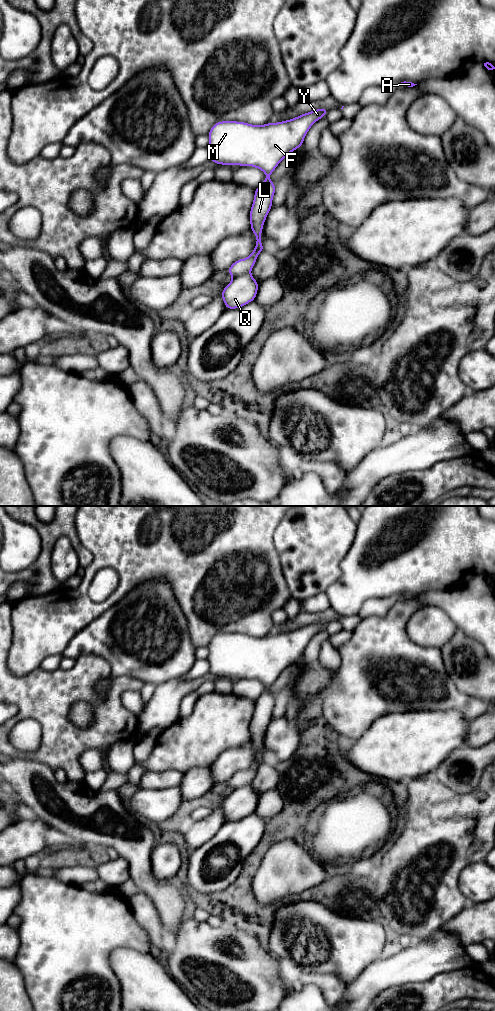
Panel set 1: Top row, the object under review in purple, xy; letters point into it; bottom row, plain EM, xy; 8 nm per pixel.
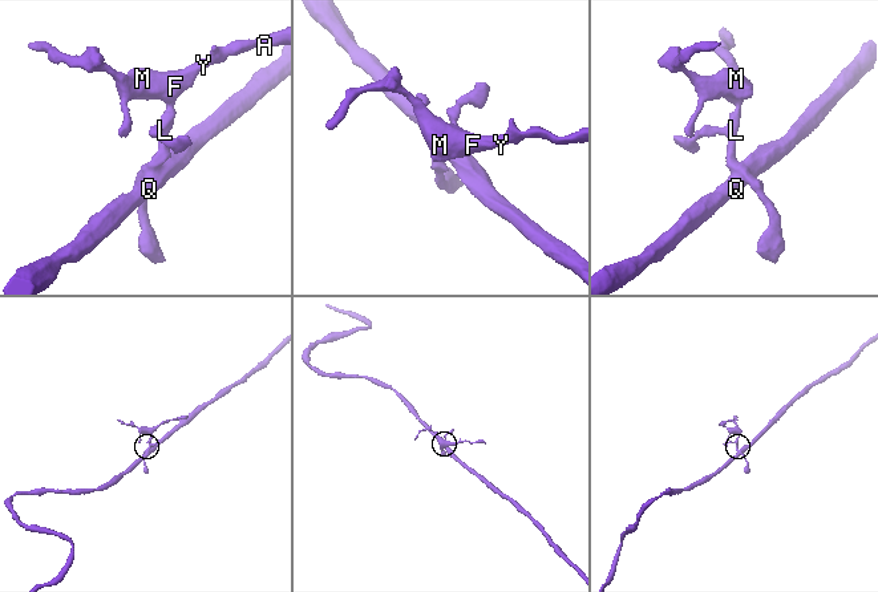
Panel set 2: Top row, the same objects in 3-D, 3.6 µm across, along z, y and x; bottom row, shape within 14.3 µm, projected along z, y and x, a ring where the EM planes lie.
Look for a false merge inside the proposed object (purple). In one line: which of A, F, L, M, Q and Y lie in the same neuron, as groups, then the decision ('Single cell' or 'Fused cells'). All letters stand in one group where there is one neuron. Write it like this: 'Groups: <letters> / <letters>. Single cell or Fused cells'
Groups: A F L M Y / Q. Fused cells

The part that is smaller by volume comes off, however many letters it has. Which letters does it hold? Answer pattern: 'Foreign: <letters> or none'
Foreign: A, F, L, M, Y

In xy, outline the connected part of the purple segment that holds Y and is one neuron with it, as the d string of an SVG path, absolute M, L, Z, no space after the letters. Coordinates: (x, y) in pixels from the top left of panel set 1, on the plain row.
M318 620L293 631L264 637L252 637L239 633L219 633L209 645L209 672L220 677L253 678L266 686L266 691L255 701L254 712L250 721L250 740L256 748L256 758L250 768L236 772L226 783L234 789L248 785L254 779L258 767L266 761L262 758L262 740L270 724L276 697L270 692L270 687L279 675L291 664L302 659L304 650L312 637L325 629L328 620Z

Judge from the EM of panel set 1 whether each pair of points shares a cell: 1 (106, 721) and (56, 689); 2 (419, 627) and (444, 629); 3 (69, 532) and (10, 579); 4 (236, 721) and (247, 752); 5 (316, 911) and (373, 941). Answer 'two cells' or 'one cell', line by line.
1: one cell
2: one cell
3: one cell
4: two cells
5: one cell

